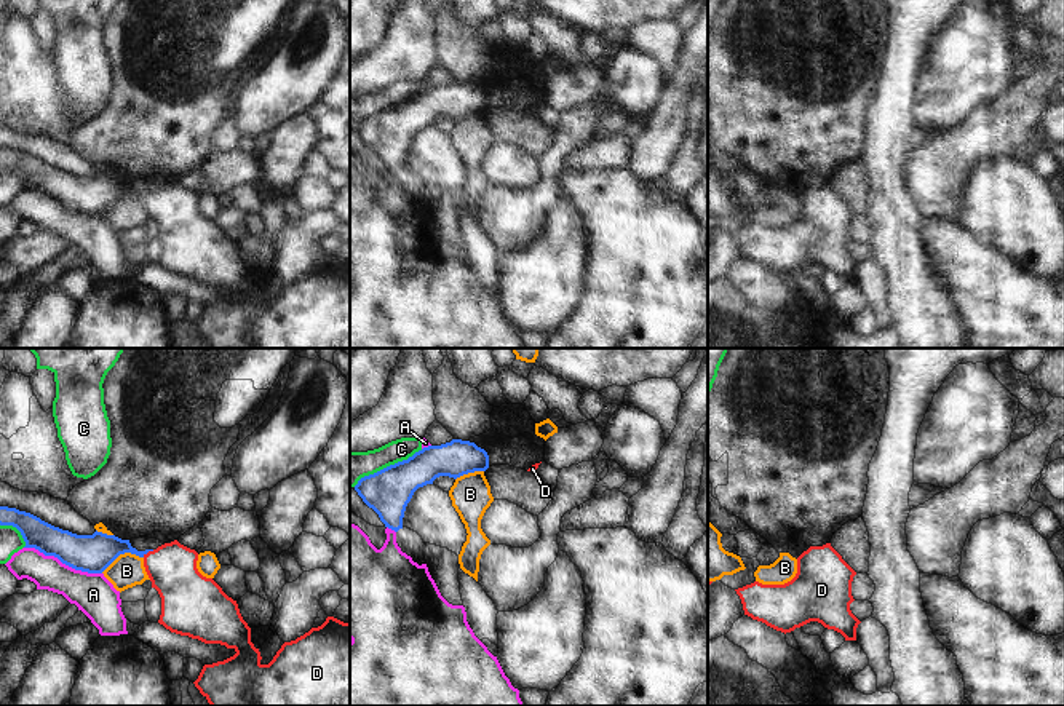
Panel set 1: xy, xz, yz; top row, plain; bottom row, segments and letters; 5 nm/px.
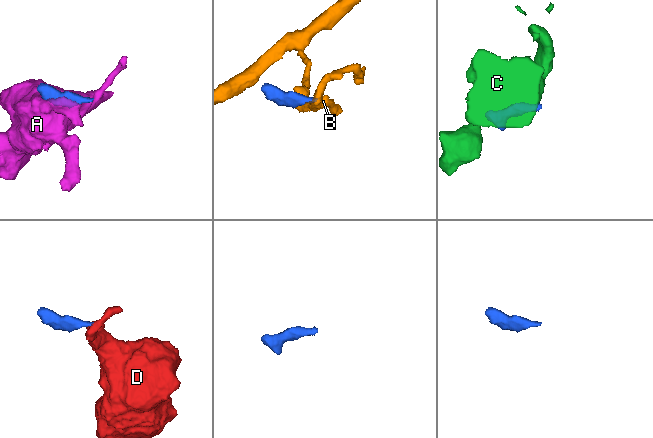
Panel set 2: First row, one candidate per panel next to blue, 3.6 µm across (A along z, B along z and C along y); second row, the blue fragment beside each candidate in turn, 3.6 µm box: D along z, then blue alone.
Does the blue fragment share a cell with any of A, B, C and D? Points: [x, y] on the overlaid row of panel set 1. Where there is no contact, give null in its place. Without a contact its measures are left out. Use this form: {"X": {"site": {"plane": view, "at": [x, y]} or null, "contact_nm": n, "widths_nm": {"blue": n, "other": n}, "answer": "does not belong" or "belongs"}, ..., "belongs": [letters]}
{"A": {"site": {"plane": "xy", "at": [63, 563]}, "contact_nm": 420, "widths_nm": {"blue": 190, "other": 200}, "answer": "does not belong"}, "B": {"site": {"plane": "xy", "at": [122, 553]}, "contact_nm": 240, "widths_nm": {"blue": 190, "other": 170}, "answer": "does not belong"}, "C": {"site": {"plane": "xz", "at": [387, 467]}, "contact_nm": 400, "widths_nm": {"blue": 220, "other": 160}, "answer": "does not belong"}, "D": {"site": {"plane": "xy", "at": [147, 551]}, "contact_nm": 70, "widths_nm": {"blue": 180, "other": 240}, "answer": "belongs"}, "belongs": ["D"]}

